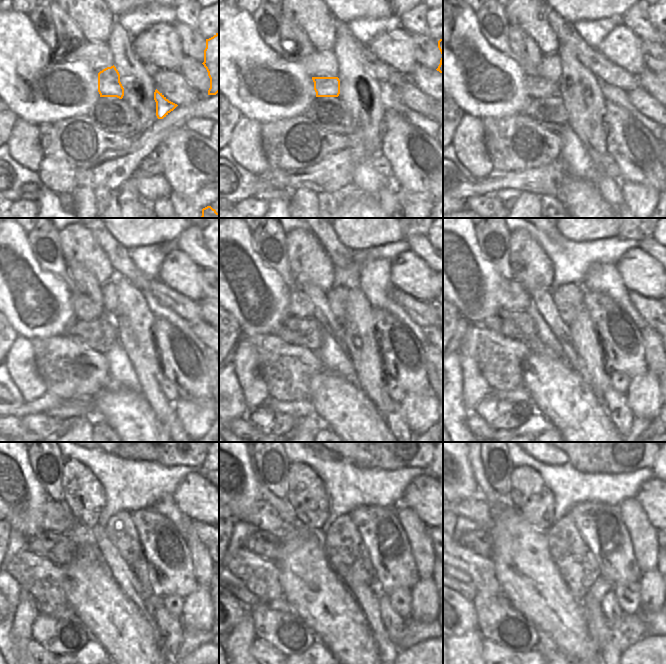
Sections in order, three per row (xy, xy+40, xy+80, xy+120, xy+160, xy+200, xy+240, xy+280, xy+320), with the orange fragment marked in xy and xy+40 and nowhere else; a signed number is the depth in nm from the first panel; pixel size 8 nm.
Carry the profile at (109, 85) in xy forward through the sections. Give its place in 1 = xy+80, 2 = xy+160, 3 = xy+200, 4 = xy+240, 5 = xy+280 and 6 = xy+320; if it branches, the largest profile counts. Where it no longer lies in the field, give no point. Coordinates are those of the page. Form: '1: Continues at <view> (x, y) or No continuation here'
1: Continues at xy+80 (536, 87)
2: Continues at xy+160 (300, 305)
3: Continues at xy+200 (513, 297)
4: Continues at xy+240 (55, 519)
5: Continues at xy+280 (264, 516)
6: Continues at xy+320 (478, 510)

